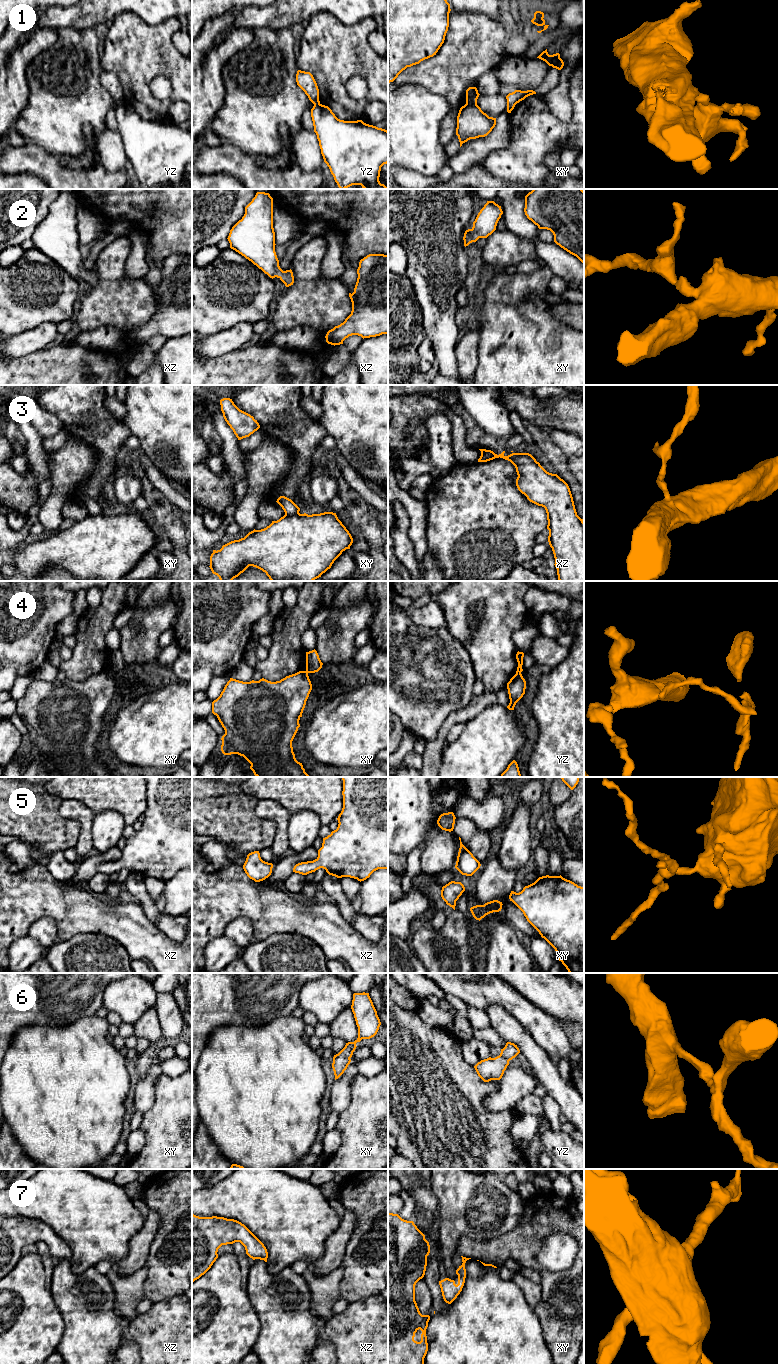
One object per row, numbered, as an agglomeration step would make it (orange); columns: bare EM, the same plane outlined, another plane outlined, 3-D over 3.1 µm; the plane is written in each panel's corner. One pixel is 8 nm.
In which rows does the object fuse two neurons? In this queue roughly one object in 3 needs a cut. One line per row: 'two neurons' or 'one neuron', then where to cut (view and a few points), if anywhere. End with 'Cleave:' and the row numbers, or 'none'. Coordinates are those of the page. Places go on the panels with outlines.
1: two neurons; cut in xy along (476, 102), (466, 104)
2: one neuron; no cut
3: two neurons; cut in xy along (298, 512), (285, 514)
4: two neurons; cut in yz along (516, 672), (520, 673)
5: one neuron; no cut
6: one neuron; no cut
7: one neuron; no cut
Cleave: 1, 3, 4

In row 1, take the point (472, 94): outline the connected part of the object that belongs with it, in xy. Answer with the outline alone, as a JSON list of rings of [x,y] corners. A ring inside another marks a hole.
[[[469,87],[466,90],[466,104],[475,104],[479,97],[479,93],[476,87]]]

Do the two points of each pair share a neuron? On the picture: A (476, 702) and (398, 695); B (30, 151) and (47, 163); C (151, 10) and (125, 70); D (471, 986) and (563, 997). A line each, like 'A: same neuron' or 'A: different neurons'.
A: different neurons
B: same neuron
C: different neurons
D: different neurons

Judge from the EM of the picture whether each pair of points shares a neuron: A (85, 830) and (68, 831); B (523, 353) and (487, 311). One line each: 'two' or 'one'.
A: two
B: one

